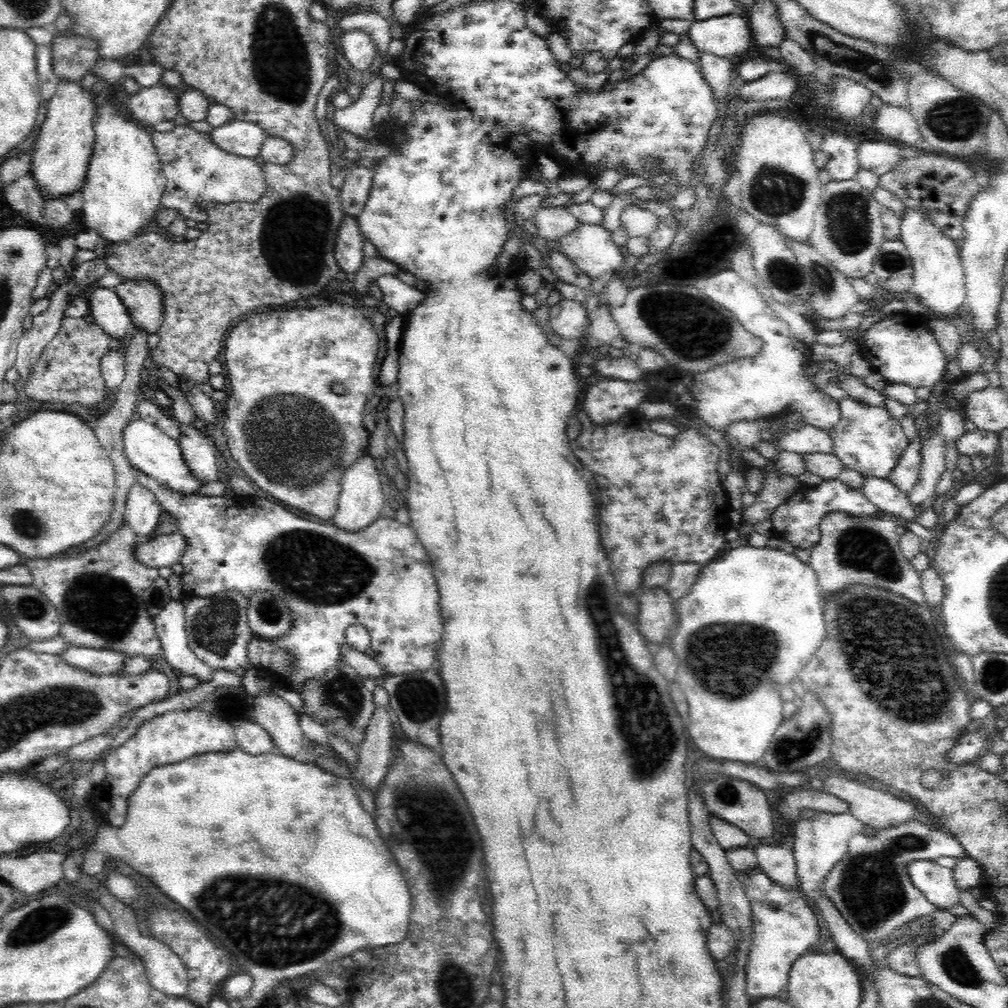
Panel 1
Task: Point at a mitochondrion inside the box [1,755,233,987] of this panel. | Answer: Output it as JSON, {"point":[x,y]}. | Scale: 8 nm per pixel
{"point":[38,926]}

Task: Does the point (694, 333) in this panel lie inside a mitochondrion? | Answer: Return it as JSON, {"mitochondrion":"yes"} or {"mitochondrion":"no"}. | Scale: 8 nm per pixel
{"mitochondrion":"yes"}

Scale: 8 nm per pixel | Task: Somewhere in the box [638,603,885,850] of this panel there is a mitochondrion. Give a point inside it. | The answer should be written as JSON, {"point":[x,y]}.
{"point":[725,661]}

